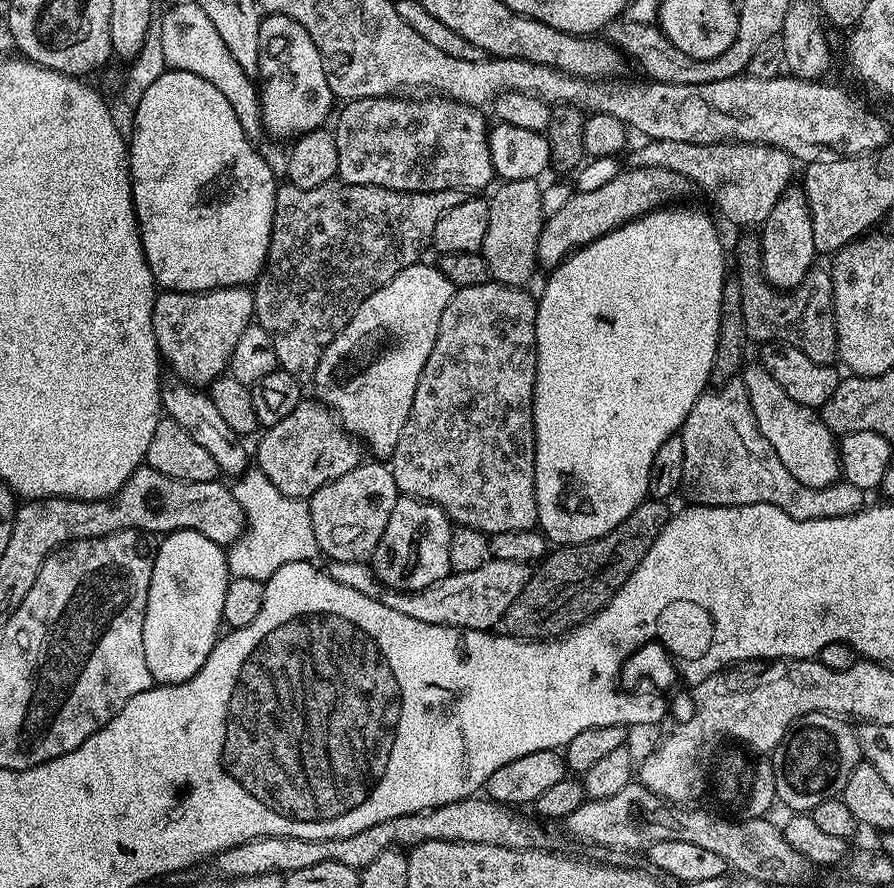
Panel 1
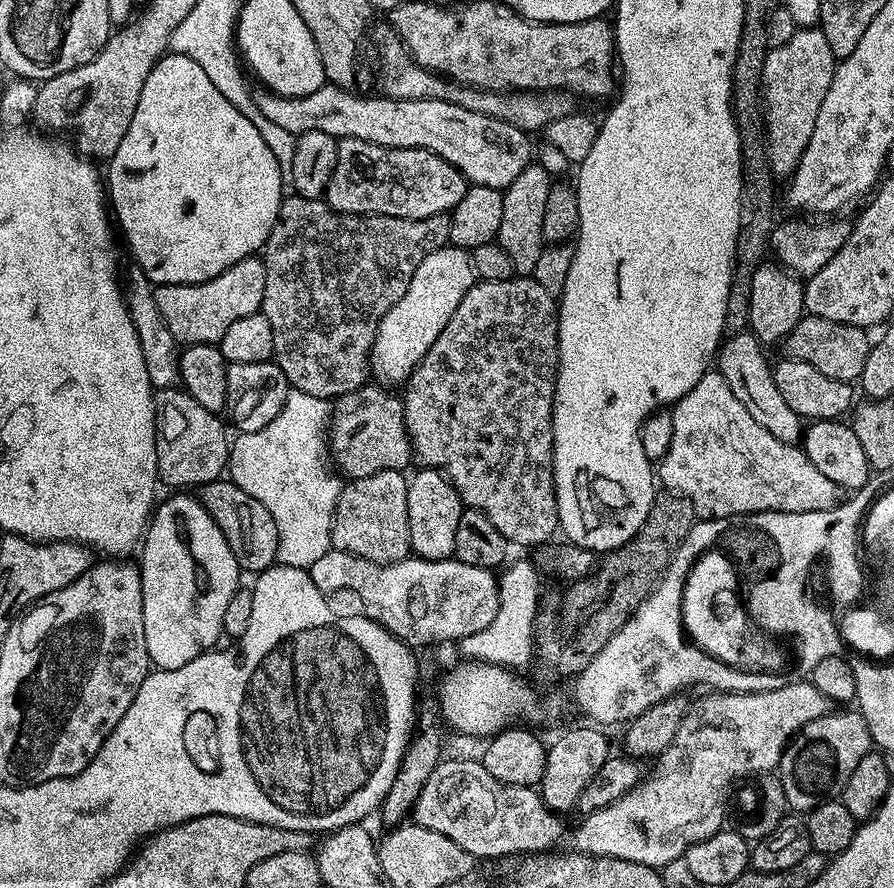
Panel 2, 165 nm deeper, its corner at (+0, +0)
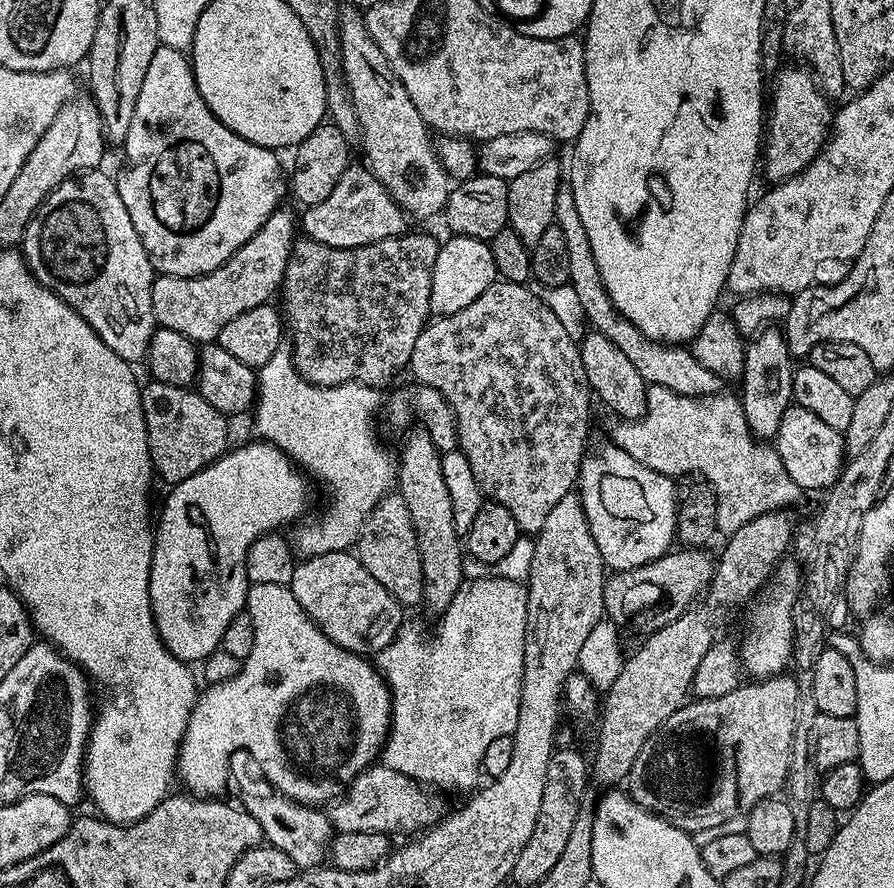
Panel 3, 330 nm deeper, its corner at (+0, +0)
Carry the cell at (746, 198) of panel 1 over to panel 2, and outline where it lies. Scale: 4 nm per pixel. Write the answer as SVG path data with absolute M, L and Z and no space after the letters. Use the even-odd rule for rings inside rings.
M819 26L797 28L795 34L776 48L769 48L762 66L762 103L768 138L768 161L772 175L787 178L792 175L810 134L814 134L814 121L822 110L822 98L830 90L838 61L826 42L826 34Z

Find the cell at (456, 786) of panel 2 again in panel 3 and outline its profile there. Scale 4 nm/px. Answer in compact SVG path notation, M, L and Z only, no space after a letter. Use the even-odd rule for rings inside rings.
M369 766L352 779L352 783L344 789L343 796L331 805L332 826L336 832L350 834L393 834L396 831L419 834L433 824L440 823L445 815L444 800L435 794L440 795L429 790L419 780L411 780L406 774L398 774L396 770L383 766Z

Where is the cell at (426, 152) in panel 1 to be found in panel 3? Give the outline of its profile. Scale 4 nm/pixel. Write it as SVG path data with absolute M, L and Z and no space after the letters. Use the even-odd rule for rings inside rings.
M349 163L348 169L338 178L338 186L322 202L307 205L298 224L303 235L314 242L335 248L357 248L382 238L403 236L409 231L410 220L396 199L384 188L382 182L363 163Z

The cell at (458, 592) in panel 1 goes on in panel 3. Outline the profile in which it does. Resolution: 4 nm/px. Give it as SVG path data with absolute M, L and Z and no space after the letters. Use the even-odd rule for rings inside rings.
M351 551L318 554L301 559L294 570L291 585L298 606L306 610L310 619L330 638L347 652L375 654L390 646L405 623L405 609L362 566L359 556ZM404 620L404 621L403 621ZM369 652L369 653L368 653Z

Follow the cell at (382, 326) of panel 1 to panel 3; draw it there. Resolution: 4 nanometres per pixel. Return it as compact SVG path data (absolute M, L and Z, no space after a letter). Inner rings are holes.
M455 234L447 238L448 241L440 244L438 258L434 262L432 271L430 306L436 316L449 316L470 306L470 302L474 302L478 294L485 292L498 279L494 266L494 254L489 241Z

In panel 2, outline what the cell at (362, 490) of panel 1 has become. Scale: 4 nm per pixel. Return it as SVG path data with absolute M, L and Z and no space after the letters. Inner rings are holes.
M382 470L366 478L348 480L341 487L332 523L332 548L366 558L375 564L409 559L412 552L406 506L408 476L403 471Z

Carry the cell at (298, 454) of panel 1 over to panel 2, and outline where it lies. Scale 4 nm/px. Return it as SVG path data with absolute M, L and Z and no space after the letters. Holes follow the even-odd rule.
M368 382L363 388L335 401L328 446L335 467L348 480L366 478L382 470L398 472L407 469L407 464L410 464L412 444L408 441L408 431L404 425L404 402L397 393L395 396L392 392L395 391Z

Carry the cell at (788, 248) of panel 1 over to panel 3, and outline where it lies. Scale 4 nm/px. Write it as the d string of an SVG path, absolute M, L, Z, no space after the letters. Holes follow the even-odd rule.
M776 326L761 329L747 341L744 350L744 385L738 389L743 413L753 436L760 440L775 439L782 416L793 403L792 374L794 357L788 348L783 331Z

